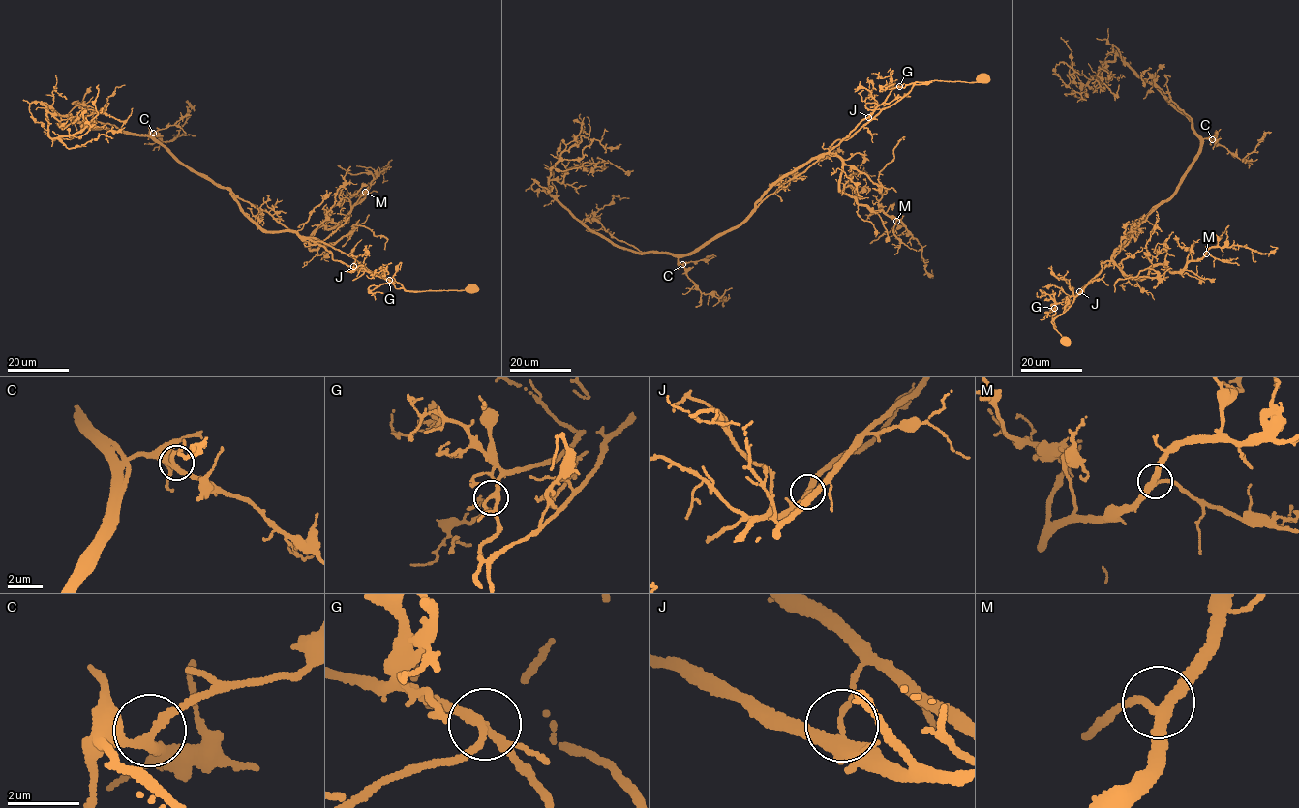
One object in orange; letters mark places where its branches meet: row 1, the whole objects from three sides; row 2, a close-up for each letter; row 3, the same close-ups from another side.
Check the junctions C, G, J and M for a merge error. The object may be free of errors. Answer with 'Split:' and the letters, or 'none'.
Split: J

